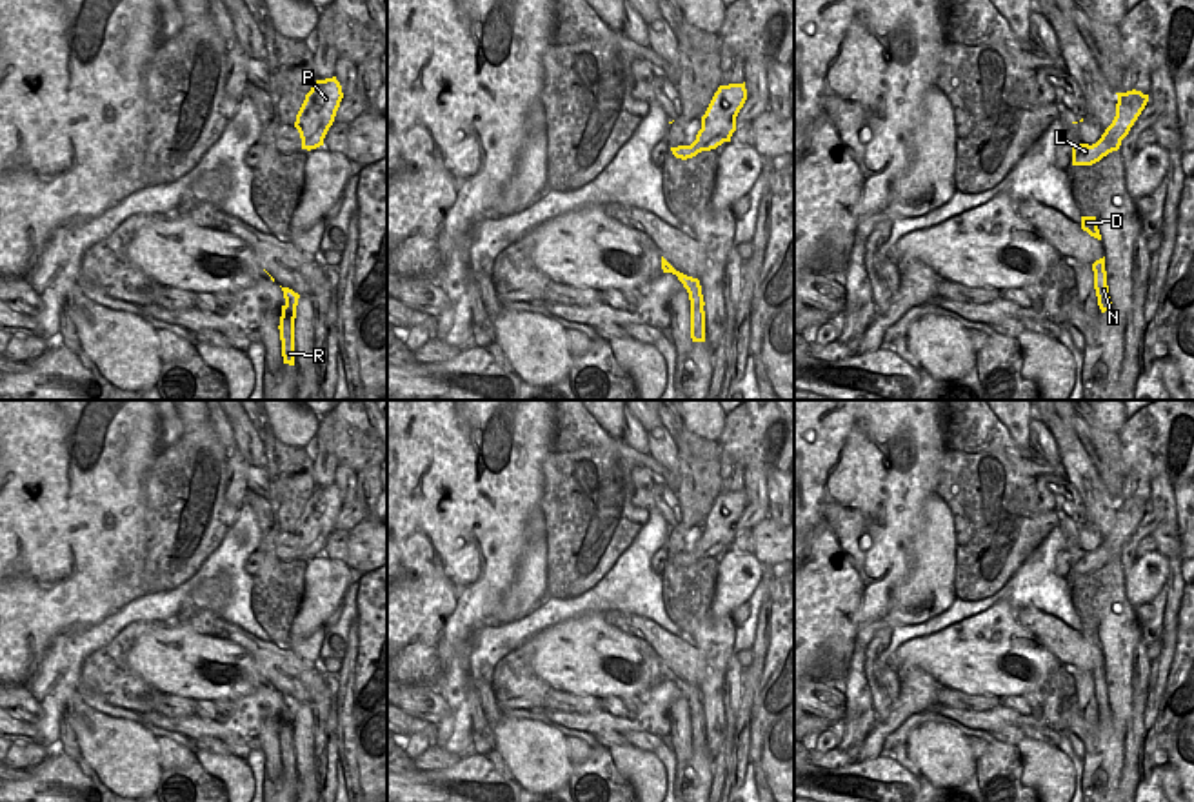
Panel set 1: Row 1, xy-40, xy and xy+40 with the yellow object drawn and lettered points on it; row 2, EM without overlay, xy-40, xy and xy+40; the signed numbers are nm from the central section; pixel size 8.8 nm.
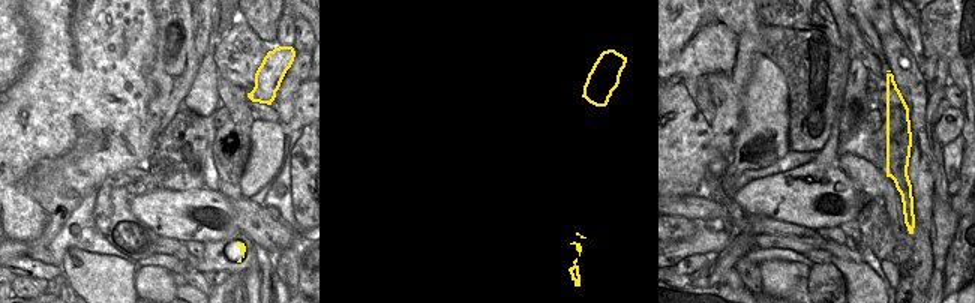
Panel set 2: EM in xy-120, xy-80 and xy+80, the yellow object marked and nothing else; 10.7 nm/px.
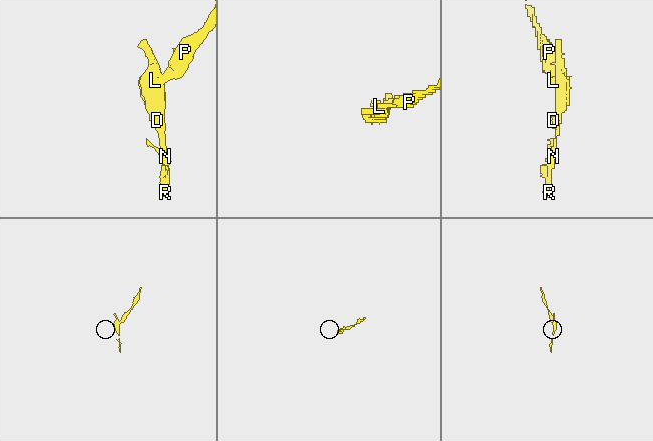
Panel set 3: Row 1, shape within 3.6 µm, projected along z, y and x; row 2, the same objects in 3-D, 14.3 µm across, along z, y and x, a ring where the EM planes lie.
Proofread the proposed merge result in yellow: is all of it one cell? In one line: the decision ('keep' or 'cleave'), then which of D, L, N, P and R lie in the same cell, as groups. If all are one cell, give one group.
cleave | D L N R / P

